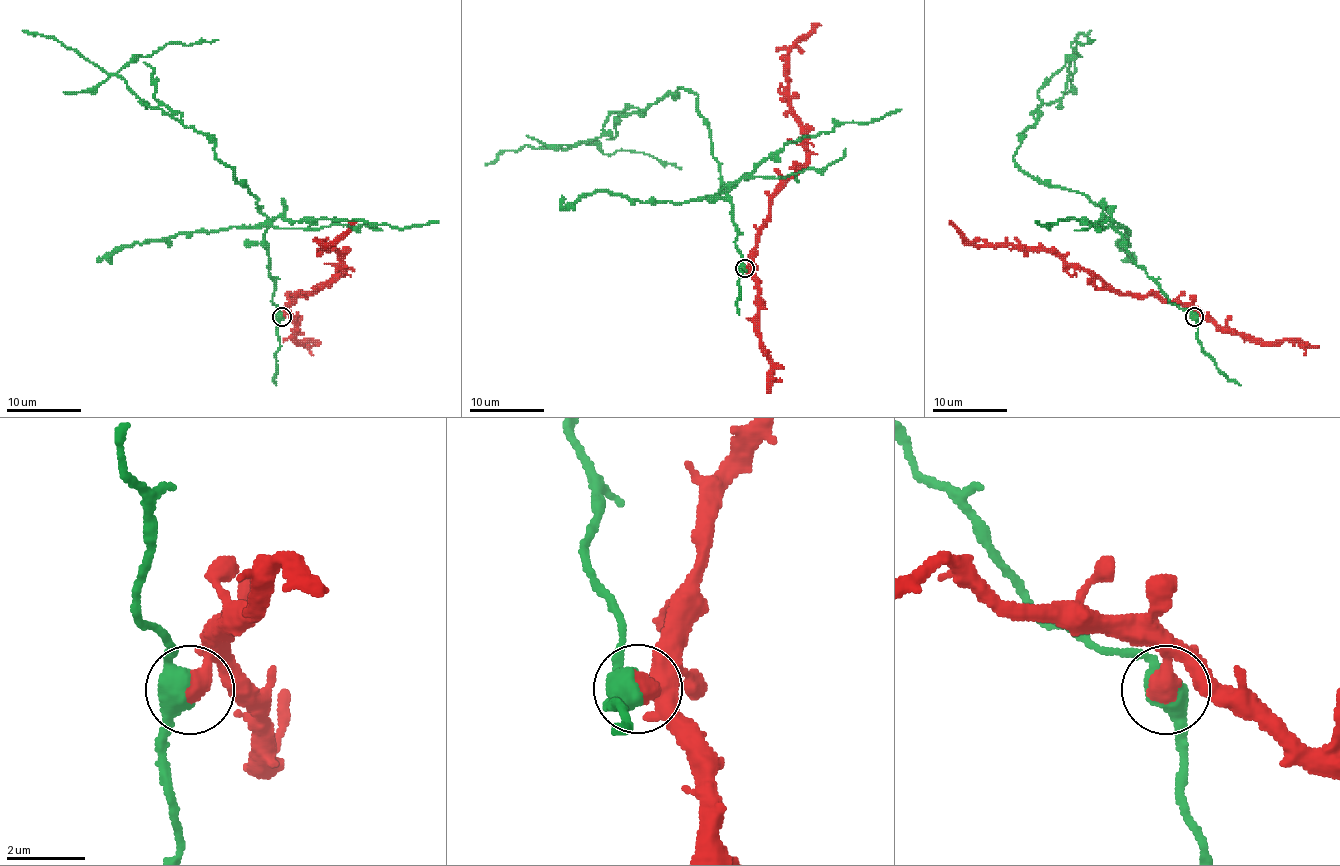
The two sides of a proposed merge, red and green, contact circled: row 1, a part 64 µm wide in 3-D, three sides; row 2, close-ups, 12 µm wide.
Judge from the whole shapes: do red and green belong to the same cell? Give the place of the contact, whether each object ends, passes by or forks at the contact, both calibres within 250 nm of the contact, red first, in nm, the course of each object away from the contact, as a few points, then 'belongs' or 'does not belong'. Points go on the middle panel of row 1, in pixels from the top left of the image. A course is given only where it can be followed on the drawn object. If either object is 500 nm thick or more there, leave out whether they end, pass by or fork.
at (745, 268); 500 nm thick on the red side, 550 nm on the other; red runs (744, 268), (750, 266), (769, 215), (769, 199), (806, 161), (806, 135), (787, 87), (787, 53), (821, 25); green runs (744, 268), (698, 96), (681, 87), (644, 109), (614, 111), (599, 137), (580, 143), (681, 169); does not belong

